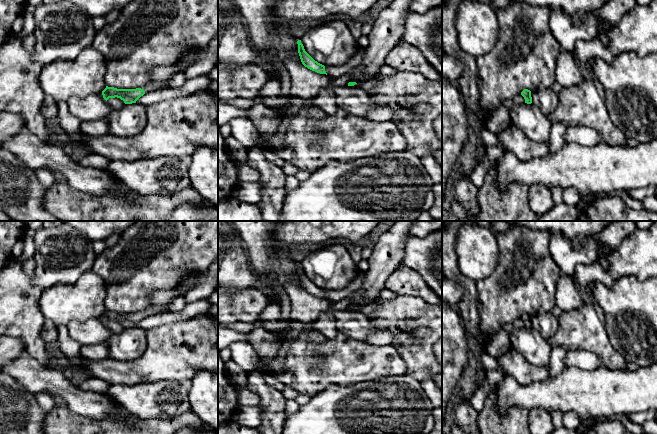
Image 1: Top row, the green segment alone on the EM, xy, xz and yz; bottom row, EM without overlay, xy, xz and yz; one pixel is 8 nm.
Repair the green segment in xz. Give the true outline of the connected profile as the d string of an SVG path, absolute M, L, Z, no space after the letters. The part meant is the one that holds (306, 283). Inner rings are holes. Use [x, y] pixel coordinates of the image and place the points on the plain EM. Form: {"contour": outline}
{"contour": "M301 264L297 265L298 268L298 277L301 283L302 288L308 293L315 295L320 298L326 298L325 290L315 285L304 273Z"}

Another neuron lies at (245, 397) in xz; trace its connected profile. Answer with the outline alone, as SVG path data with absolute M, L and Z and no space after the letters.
M239 388L238 390L238 405L241 406L257 406L259 403L259 397L244 388Z

